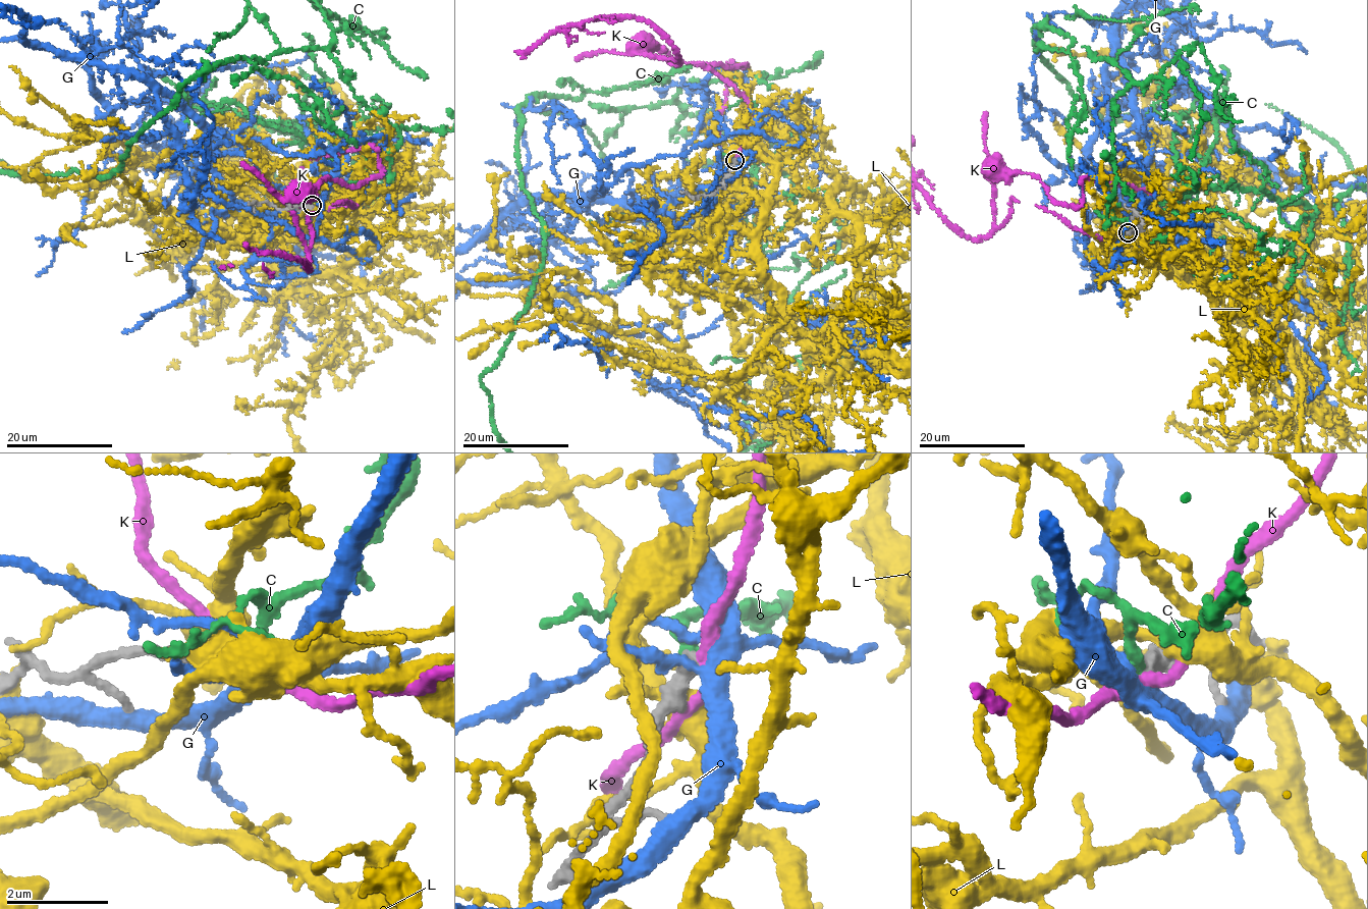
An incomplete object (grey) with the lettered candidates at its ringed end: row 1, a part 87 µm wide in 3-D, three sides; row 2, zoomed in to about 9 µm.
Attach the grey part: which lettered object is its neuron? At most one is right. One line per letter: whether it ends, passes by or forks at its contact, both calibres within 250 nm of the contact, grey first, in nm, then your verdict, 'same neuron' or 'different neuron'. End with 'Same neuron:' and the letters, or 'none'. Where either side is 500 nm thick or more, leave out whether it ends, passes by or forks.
C: it ends | 360/240 nm | same neuron
G: it forks | 360/320 nm | different neuron
K: it passes by | 360/220 nm | different neuron
L: it forks | 440/300 nm | different neuron
Same neuron: C

